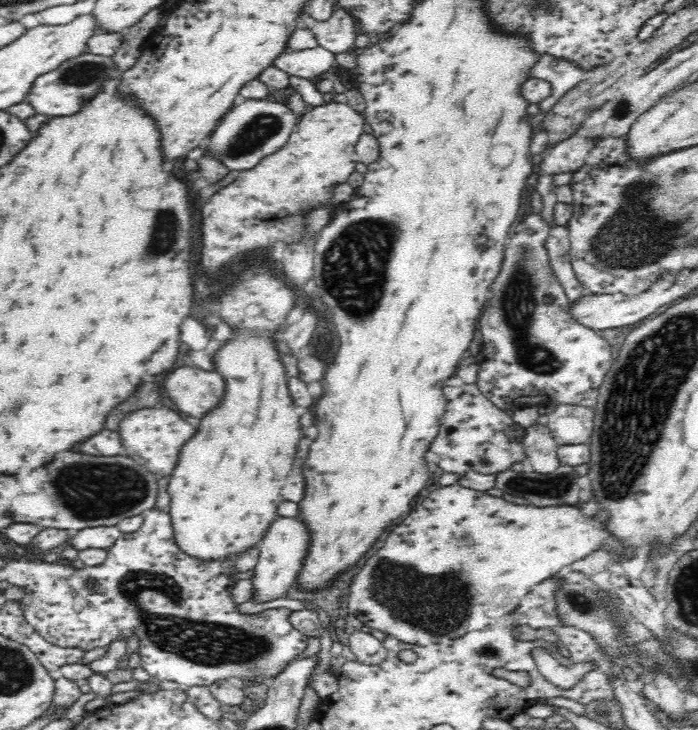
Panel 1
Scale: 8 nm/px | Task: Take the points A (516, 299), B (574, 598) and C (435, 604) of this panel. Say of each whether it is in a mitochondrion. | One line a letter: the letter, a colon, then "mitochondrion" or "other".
A: mitochondrion
B: mitochondrion
C: mitochondrion

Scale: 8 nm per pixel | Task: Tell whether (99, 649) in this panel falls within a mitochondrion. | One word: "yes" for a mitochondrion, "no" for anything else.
no

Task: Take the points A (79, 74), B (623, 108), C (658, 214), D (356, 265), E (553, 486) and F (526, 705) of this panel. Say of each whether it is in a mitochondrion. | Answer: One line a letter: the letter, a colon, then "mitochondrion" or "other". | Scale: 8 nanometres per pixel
A: mitochondrion
B: mitochondrion
C: mitochondrion
D: mitochondrion
E: mitochondrion
F: other

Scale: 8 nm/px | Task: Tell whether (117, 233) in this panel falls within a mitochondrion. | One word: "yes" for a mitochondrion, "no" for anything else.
no

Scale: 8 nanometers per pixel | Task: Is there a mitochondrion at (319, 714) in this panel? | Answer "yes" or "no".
no

